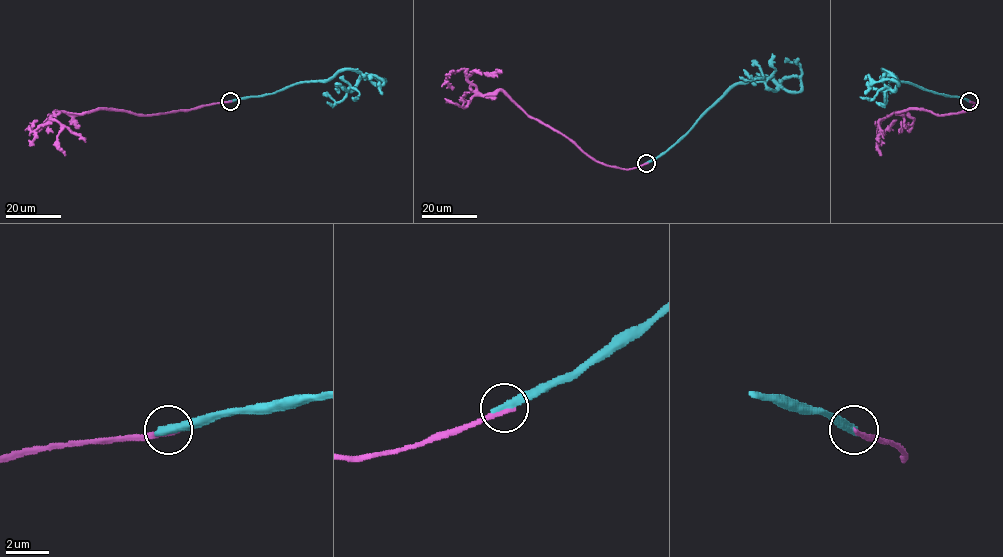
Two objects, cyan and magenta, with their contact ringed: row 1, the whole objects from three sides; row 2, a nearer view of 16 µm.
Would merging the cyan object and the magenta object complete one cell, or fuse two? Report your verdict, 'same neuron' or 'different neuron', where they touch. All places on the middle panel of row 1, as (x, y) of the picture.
different neuron; at (646, 163)

